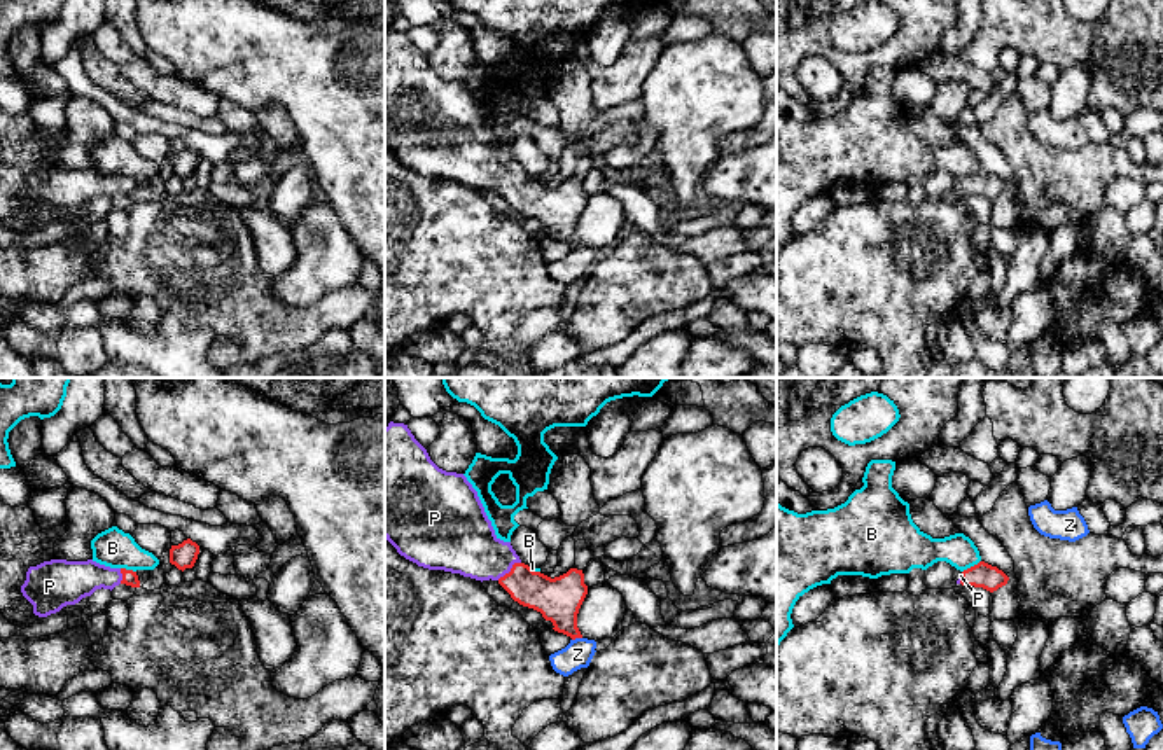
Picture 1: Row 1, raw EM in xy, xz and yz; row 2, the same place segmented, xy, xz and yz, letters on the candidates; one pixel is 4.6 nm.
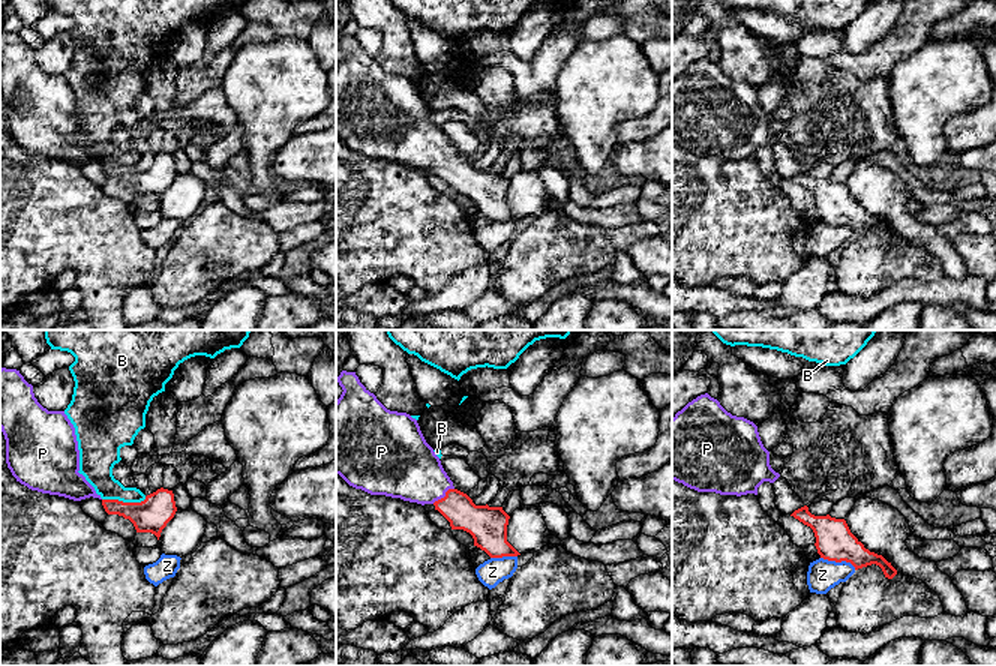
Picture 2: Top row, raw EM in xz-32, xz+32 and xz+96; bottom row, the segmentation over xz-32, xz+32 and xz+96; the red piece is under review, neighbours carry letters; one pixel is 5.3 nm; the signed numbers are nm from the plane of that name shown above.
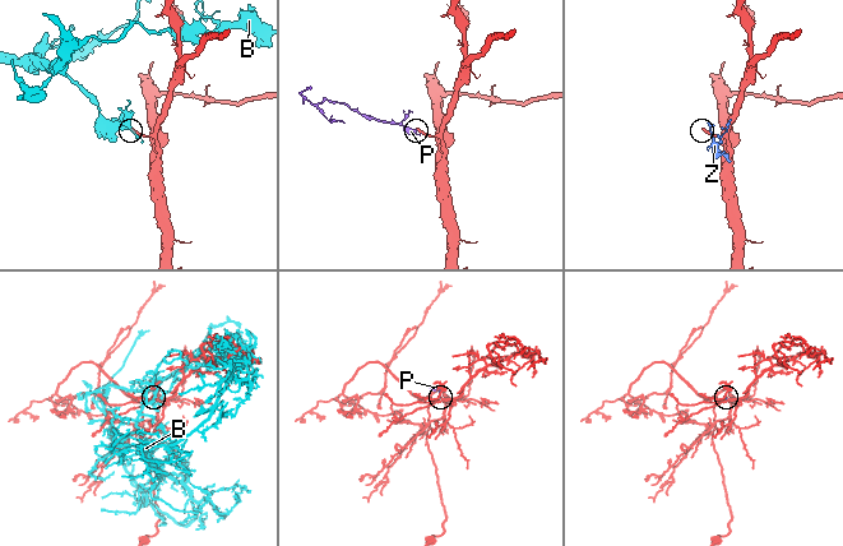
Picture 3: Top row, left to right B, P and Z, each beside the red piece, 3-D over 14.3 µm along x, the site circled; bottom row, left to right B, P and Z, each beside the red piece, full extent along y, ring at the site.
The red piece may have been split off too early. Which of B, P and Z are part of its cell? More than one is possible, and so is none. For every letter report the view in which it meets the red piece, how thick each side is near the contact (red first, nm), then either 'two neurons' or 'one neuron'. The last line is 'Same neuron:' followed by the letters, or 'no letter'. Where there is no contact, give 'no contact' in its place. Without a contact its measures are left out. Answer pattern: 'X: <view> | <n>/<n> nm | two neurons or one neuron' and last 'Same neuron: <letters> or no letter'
B: yz | 120/160 nm | two neurons
P: xz | 190/280 nm | one neuron
Z: xz | 200/130 nm | two neurons
Same neuron: P

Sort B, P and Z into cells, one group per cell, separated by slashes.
B / P / Z

